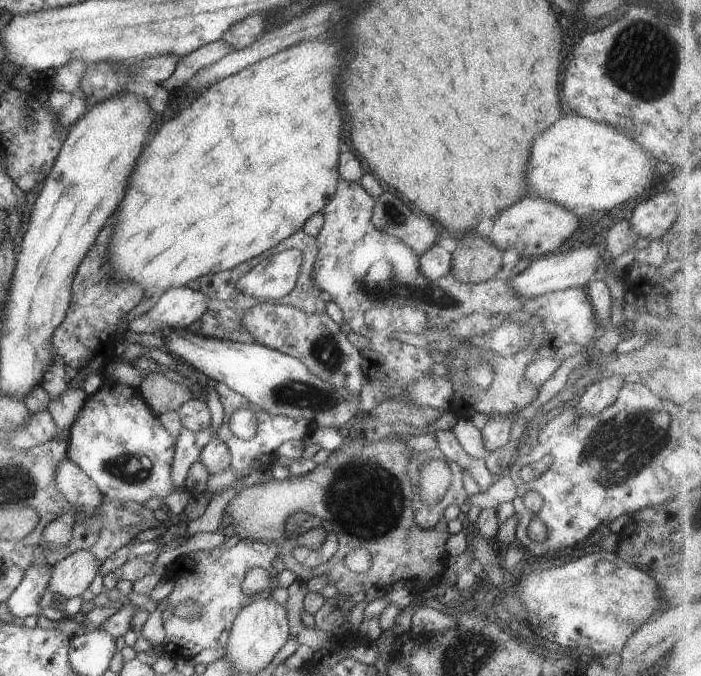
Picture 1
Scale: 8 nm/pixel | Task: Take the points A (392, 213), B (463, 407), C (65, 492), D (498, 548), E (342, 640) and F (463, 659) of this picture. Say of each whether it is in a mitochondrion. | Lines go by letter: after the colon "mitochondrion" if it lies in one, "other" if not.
A: mitochondrion
B: other
C: other
D: other
E: other
F: mitochondrion

